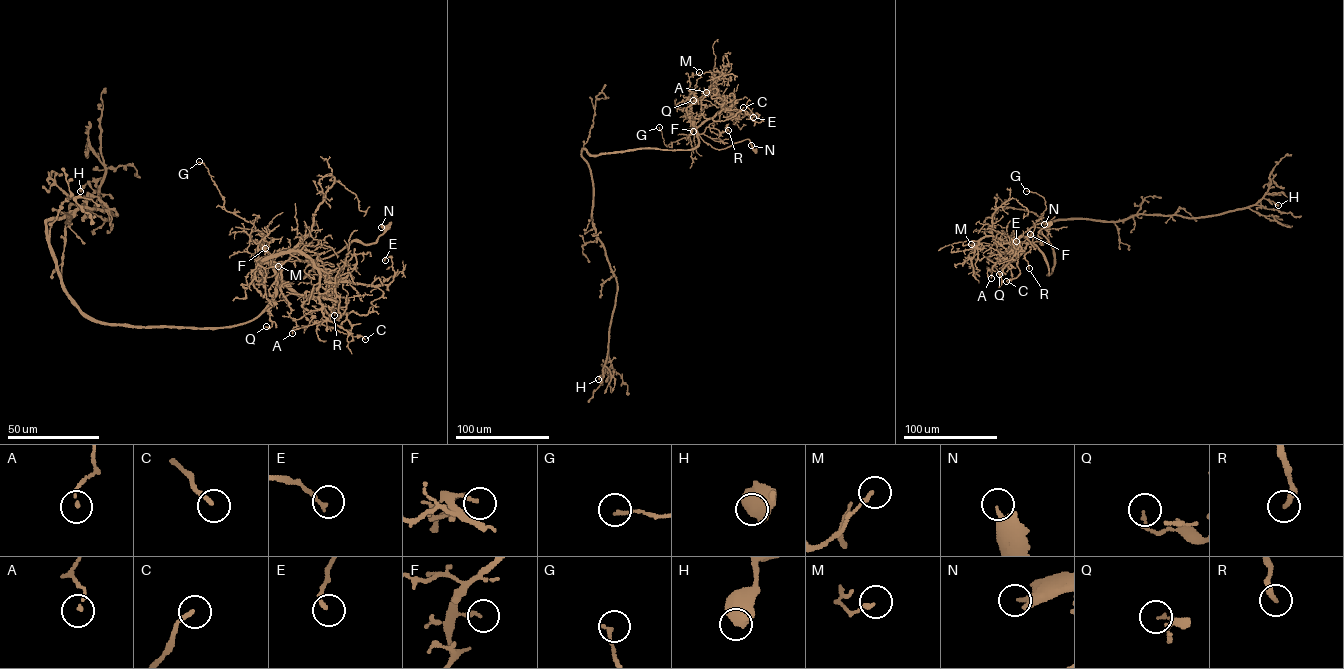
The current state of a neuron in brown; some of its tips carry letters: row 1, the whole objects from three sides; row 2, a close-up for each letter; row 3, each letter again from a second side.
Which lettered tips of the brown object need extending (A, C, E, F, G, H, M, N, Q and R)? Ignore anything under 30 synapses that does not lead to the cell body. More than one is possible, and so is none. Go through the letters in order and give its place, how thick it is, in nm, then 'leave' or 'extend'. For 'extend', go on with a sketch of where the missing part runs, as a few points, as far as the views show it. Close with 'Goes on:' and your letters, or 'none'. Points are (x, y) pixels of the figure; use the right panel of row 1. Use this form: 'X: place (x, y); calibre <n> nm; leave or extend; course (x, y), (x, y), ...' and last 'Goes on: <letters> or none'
A: place (991, 278); calibre 130 nm; leave
C: place (1006, 281); calibre 200 nm; leave
E: place (1016, 241); calibre 180 nm; leave
F: place (1030, 234); calibre 150 nm; leave
G: place (1026, 191); calibre 150 nm; leave
H: place (1278, 205); calibre 850 nm; leave
M: place (971, 244); calibre 150 nm; leave
N: place (1044, 224); calibre 240 nm; extend
Q: place (999, 274); calibre 180 nm; leave
R: place (1029, 268); calibre 240 nm; leave
Goes on: N

